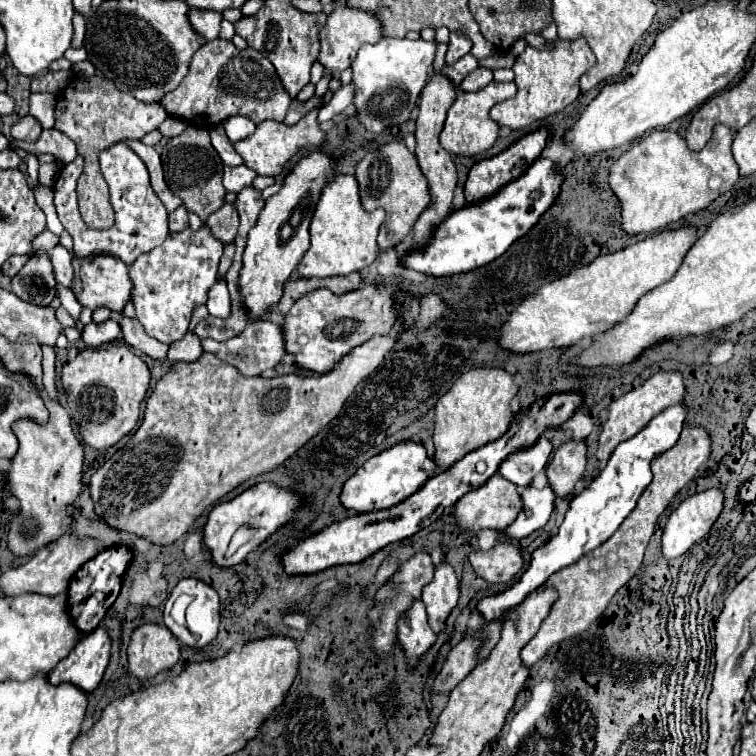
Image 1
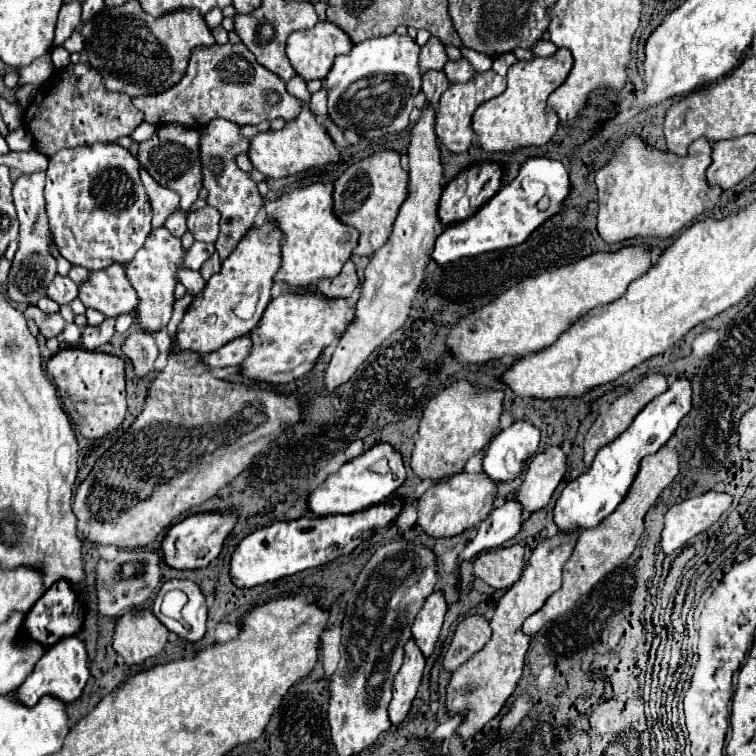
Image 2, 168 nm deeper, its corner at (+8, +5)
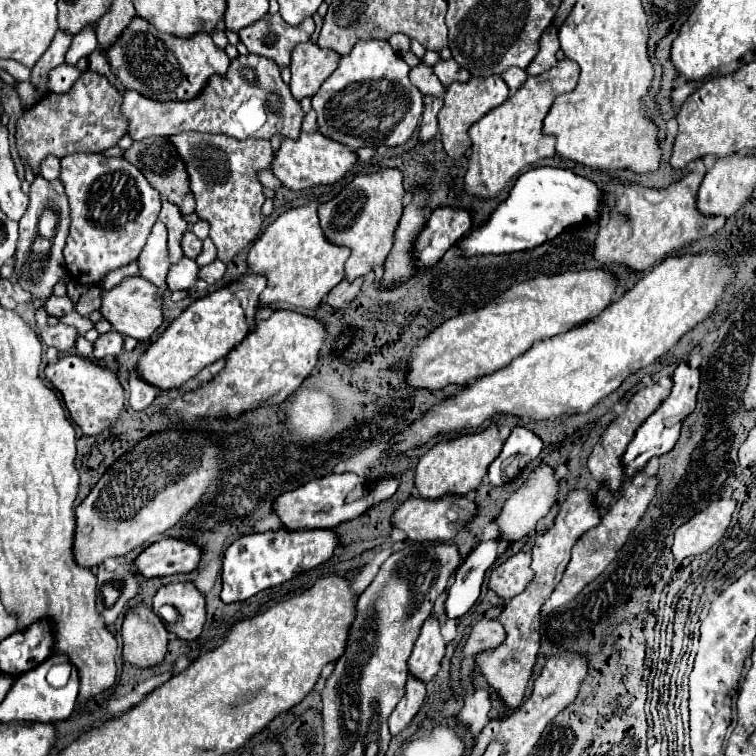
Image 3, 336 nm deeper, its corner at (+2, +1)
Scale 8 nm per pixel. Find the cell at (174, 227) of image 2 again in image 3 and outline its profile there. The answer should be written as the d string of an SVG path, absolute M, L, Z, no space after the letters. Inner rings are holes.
M185 231L183 239L181 239L181 247L183 247L185 255L191 255L195 259L201 251L201 239L193 231Z

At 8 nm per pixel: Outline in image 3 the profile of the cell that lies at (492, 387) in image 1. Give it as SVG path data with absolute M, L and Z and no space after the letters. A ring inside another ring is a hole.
M491 423L487 429L477 433L467 433L467 435L439 441L417 463L417 469L415 469L417 493L425 499L437 499L445 493L467 495L475 491L481 479L487 475L489 463L501 453L501 447L503 447L503 439L499 437L497 423Z

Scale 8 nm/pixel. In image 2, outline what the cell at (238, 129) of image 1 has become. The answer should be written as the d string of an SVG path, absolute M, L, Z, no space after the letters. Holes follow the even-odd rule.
M213 119L209 125L199 129L199 153L201 153L201 171L203 171L203 187L207 189L207 205L215 207L221 213L219 221L219 237L215 241L215 249L223 259L229 257L229 253L237 247L237 243L247 235L247 231L255 223L255 215L263 207L263 199L257 191L257 183L249 177L249 173L241 171L235 163L235 157L239 153L249 151L249 139L241 135L241 131L235 127L235 123L229 123L225 119Z

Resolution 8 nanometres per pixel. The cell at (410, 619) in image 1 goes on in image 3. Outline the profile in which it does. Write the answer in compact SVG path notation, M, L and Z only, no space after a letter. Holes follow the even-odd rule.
M409 675L405 695L403 695L403 699L399 701L399 705L395 707L395 711L389 717L391 735L401 733L411 723L411 719L417 715L417 711L423 703L423 699L425 699L425 683L419 683L419 679Z

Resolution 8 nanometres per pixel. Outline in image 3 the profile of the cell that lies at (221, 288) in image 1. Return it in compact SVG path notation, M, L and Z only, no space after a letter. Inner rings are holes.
M183 255L181 261L177 265L173 265L167 275L167 285L171 291L191 289L191 287L195 287L197 281L199 281L199 267L197 267L195 259L191 259L187 255Z

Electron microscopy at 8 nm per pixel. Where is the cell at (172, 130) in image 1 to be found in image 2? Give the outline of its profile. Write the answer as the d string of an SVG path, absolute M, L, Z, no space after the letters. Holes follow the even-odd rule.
M141 123L141 125L129 135L129 139L131 139L133 143L141 143L141 141L149 139L149 135L153 135L153 131L155 131L155 127L153 127L151 123Z

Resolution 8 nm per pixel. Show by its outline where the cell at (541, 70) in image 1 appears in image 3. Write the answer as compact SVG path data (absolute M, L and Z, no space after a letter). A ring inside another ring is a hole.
M563 59L549 71L527 77L525 83L513 93L513 97L509 95L505 103L491 109L469 129L473 153L469 157L469 169L465 175L467 193L479 197L497 197L507 181L523 167L555 155L555 139L543 135L543 119L557 95L569 93L577 87L577 79L579 65L573 59Z

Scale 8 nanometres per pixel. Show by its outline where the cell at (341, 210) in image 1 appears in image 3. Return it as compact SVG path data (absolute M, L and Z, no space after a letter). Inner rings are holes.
M317 201L307 203L303 207L287 209L265 229L265 233L251 247L247 257L249 269L253 273L267 275L269 279L267 289L259 297L261 305L281 301L293 307L313 309L345 277L343 267L349 257L349 251L345 247L337 247L323 235L323 229L319 227L317 209Z

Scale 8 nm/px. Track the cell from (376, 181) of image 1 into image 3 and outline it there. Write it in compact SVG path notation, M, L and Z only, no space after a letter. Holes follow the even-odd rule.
M395 167L379 169L377 173L355 177L337 197L319 207L319 219L323 233L329 241L351 249L349 261L345 263L345 277L357 279L367 275L373 267L383 265L391 245L393 233L403 213L403 175Z

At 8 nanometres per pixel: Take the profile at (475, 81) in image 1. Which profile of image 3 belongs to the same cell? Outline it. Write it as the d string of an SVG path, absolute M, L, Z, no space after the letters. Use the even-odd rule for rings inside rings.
M455 59L439 61L433 69L435 69L435 75L439 77L439 81L443 83L443 87L449 87L455 81L471 79L471 73L467 69L463 69L463 67L459 67L459 63L455 63Z

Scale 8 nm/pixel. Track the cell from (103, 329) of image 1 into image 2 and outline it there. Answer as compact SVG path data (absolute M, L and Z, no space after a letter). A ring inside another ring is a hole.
M105 319L105 321L103 321L101 325L97 325L97 327L91 327L91 325L83 327L83 335L81 335L83 347L89 349L89 351L95 351L97 347L109 343L111 337L113 337L113 333L115 333L113 325L115 325L115 319Z

